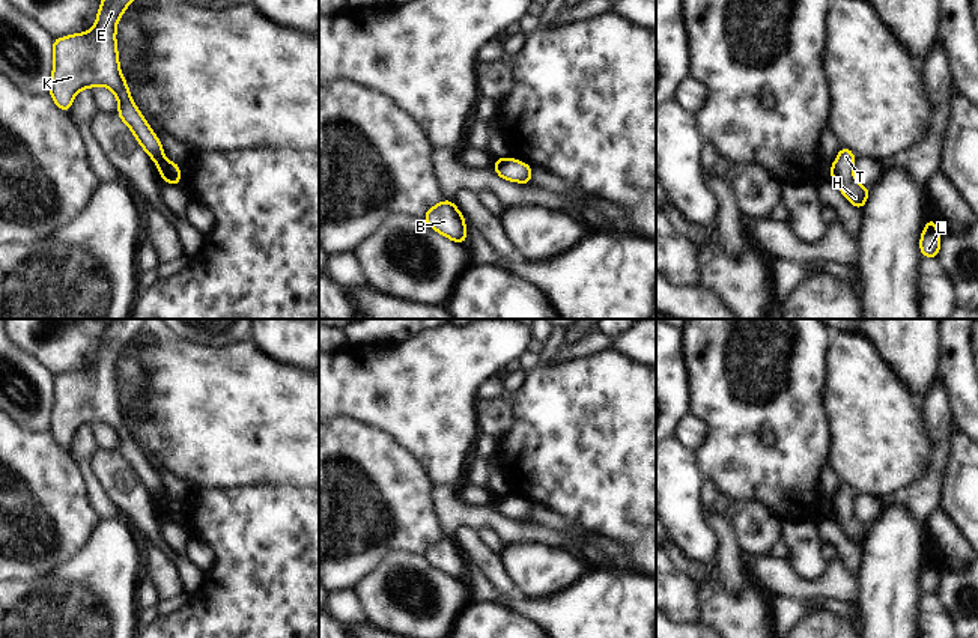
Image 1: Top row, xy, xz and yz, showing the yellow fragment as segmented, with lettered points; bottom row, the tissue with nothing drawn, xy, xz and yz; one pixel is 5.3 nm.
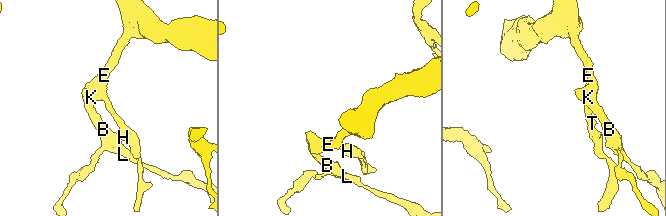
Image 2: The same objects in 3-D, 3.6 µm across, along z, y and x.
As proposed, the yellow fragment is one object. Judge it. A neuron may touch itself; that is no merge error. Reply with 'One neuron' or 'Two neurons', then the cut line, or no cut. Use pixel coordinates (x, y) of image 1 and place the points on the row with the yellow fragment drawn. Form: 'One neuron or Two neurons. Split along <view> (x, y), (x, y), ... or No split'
One neuron. No split.

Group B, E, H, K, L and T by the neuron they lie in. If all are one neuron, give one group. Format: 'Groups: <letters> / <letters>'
Groups: B E H K L T.

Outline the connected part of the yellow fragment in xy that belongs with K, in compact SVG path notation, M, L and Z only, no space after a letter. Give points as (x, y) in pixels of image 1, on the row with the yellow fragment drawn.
M102 0L96 24L87 33L54 39L50 95L59 108L69 113L78 90L107 86L119 101L117 116L129 126L140 146L156 163L161 179L181 187L181 166L166 160L161 141L134 105L119 68L116 26L131 2Z

